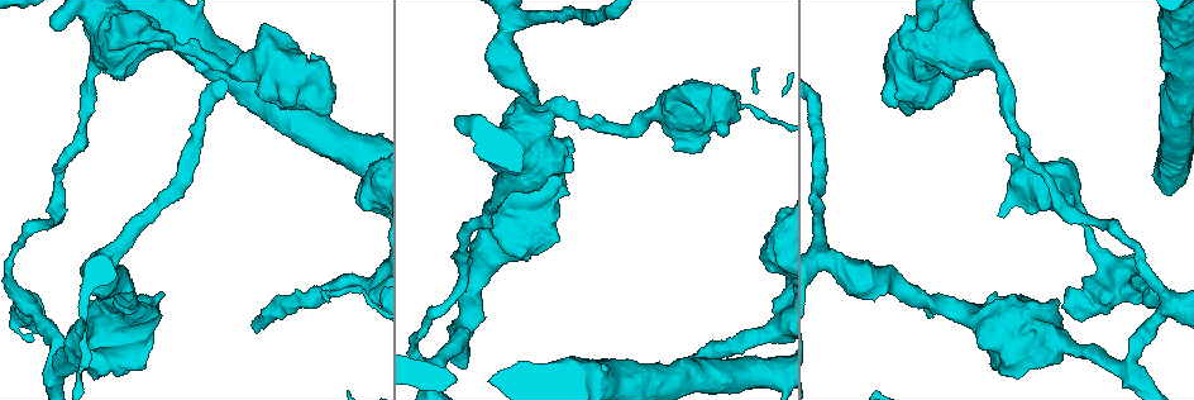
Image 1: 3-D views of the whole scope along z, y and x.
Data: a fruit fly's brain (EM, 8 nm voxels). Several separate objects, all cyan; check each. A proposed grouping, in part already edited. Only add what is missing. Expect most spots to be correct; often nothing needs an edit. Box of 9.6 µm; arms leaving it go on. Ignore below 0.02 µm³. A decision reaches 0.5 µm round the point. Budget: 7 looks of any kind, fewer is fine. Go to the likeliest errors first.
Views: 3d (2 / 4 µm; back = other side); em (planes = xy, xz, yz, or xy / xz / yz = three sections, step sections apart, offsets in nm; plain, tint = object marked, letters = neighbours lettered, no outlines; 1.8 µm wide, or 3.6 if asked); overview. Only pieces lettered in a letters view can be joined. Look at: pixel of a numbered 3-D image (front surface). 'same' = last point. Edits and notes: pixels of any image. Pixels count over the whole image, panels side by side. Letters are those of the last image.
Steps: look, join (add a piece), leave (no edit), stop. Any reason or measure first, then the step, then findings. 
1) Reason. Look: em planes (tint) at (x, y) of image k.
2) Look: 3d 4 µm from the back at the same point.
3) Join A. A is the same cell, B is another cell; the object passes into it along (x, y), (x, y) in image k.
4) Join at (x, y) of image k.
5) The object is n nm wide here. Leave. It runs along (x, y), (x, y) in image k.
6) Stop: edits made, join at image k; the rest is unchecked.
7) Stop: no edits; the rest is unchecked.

Thick turns thin. Look: 3d 4 µm from the back at (959, 45) of image 1.

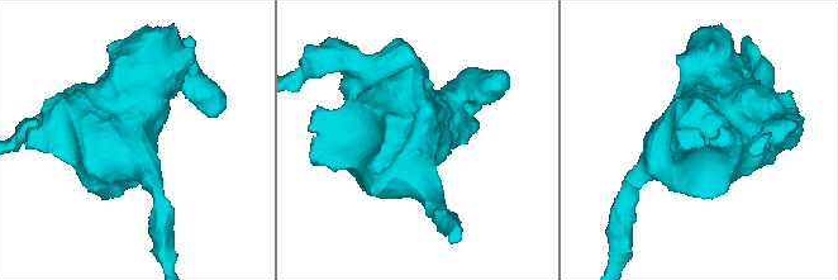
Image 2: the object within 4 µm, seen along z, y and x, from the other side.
Look: em 3.6 µm xz step 16 (tint) at (404, 147) of image 2.

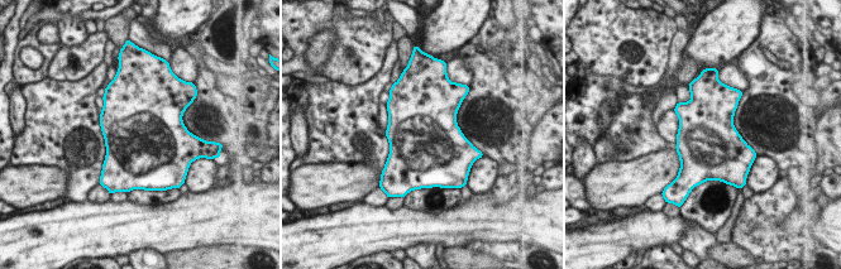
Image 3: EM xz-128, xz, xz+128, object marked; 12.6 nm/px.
Look: em 3.6 µm planes (letters) at the same point.

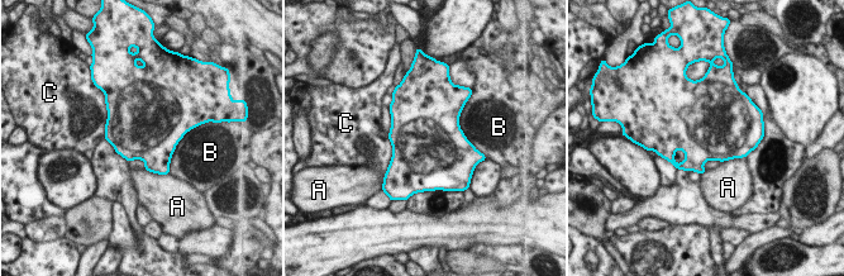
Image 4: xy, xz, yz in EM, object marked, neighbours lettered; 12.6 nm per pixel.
Leave. A, B and C are other cells; a border runs along (144, 169), (165, 175) in image 4; none of them fits.

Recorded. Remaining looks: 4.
Look: em xy step 8 (letters) at (56, 28) of image 1.

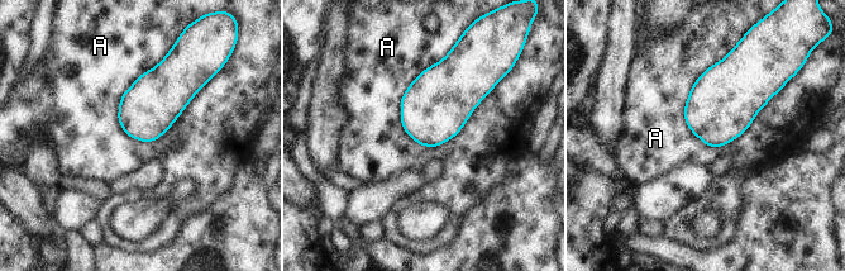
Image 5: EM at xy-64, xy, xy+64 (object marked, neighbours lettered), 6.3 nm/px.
Another direction. Look: em planes (letters) at the same point.

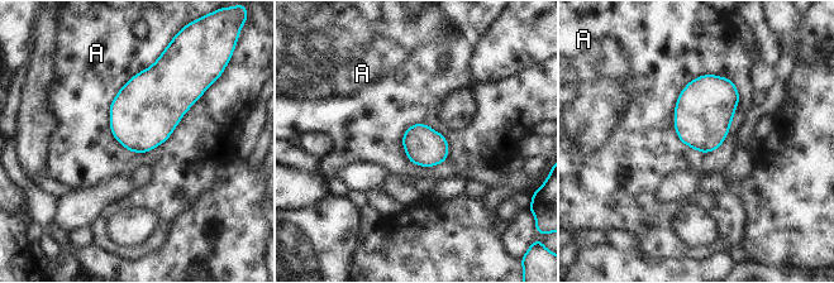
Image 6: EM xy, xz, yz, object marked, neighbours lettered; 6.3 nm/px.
Leave. A is another cell; a border runs along (713, 73), (738, 104), (701, 153) in image 6; none of them fits.

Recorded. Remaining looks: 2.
Look: em 3.6 µm planes (tint) at (363, 283) of image 1.

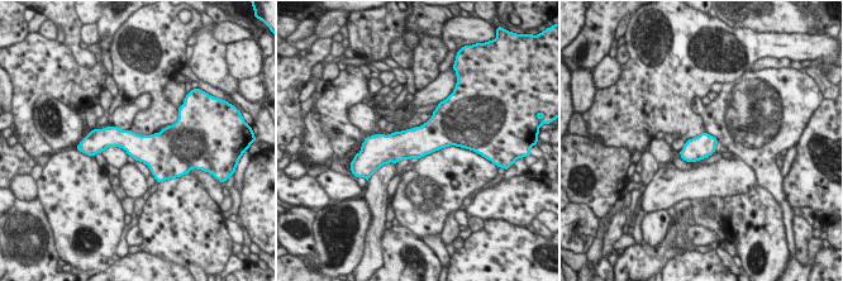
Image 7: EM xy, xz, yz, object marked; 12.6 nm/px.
What lies round it. Look: em 3.6 µm planes (letters) at the same point.

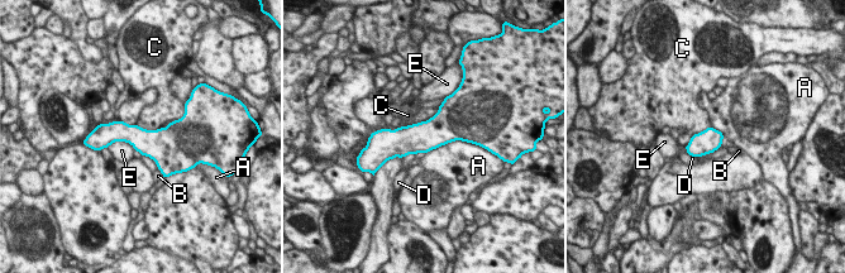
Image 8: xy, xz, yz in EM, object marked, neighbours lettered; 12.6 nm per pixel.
The longest contact is with C, 550 nm. Leave. A, B, C, D and E are other cells; a border runs along (180, 118), (157, 129), (137, 125) in image 8; no lettered piece goes on from it.

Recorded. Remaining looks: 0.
Stop: no edits; the rest is unchecked.

